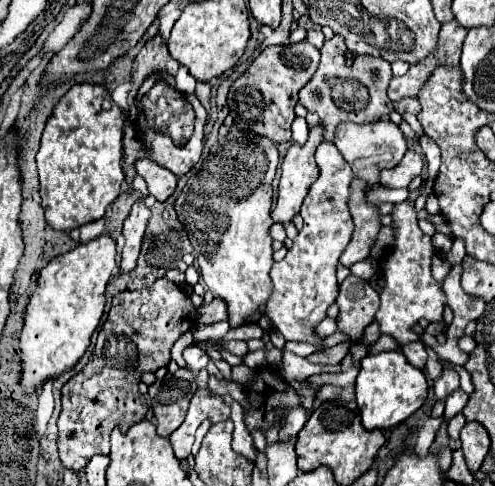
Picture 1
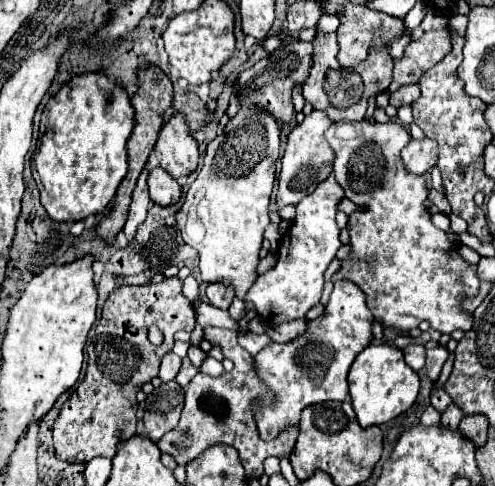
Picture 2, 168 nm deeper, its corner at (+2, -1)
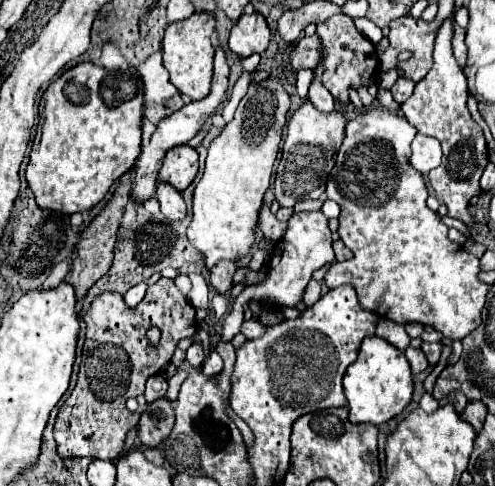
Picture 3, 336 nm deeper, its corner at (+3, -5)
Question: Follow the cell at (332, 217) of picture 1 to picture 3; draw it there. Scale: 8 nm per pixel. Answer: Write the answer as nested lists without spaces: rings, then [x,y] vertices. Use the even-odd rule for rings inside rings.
[[[302,211],[294,213],[288,219],[288,231],[286,235],[274,245],[270,255],[270,269],[268,279],[260,285],[246,287],[238,299],[244,303],[250,303],[252,299],[264,301],[268,299],[276,307],[296,307],[302,303],[302,295],[306,291],[306,285],[312,281],[312,273],[320,269],[326,263],[334,261],[334,249],[332,249],[332,233],[328,227],[328,219],[322,211]]]

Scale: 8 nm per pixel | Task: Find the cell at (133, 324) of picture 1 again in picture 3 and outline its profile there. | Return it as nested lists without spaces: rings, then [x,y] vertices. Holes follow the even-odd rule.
[[[160,279],[158,283],[150,285],[146,291],[146,297],[136,307],[128,307],[120,293],[102,293],[92,301],[86,313],[86,343],[82,347],[82,363],[80,363],[78,381],[72,395],[64,403],[70,409],[70,413],[58,413],[56,425],[54,425],[54,441],[58,445],[58,455],[62,459],[92,457],[92,459],[114,461],[122,453],[126,433],[132,427],[136,427],[140,419],[136,413],[130,413],[126,409],[126,401],[130,397],[142,395],[148,377],[156,375],[172,359],[176,343],[196,333],[198,327],[196,327],[194,315],[196,315],[194,307],[180,293],[174,279]],[[150,325],[156,325],[162,331],[160,347],[148,347],[146,331]]]

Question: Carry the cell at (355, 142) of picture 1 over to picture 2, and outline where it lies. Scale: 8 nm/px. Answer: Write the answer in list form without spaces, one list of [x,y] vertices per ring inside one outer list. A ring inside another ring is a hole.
[[[395,119],[387,123],[339,121],[327,129],[325,139],[337,153],[333,175],[339,181],[339,187],[345,191],[347,199],[361,207],[361,211],[349,215],[347,227],[351,235],[351,253],[341,261],[341,269],[335,273],[333,281],[351,279],[357,283],[367,295],[367,307],[375,319],[383,323],[383,327],[409,331],[421,321],[429,321],[429,325],[439,333],[453,333],[455,329],[469,331],[473,327],[473,313],[463,309],[463,299],[479,293],[477,265],[469,265],[459,255],[459,247],[447,239],[447,233],[431,223],[429,209],[425,207],[425,199],[429,195],[425,177],[407,173],[401,161],[401,149],[411,141],[407,127]]]

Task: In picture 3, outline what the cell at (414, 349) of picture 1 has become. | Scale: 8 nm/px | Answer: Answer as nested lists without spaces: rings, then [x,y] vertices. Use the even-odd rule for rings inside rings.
[[[408,347],[404,353],[406,353],[406,359],[408,359],[410,367],[412,367],[412,373],[422,373],[428,367],[428,361],[426,361],[426,357],[424,357],[424,353],[420,349]]]

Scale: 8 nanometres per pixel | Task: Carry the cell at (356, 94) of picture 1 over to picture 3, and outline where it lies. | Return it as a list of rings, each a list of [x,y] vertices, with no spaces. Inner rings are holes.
[[[332,15],[330,19],[326,19],[324,23],[320,23],[316,27],[316,33],[320,37],[322,43],[322,59],[318,65],[324,67],[322,73],[322,85],[334,95],[334,99],[344,105],[350,107],[350,87],[352,89],[360,89],[360,87],[370,87],[374,83],[378,83],[378,75],[380,75],[380,63],[378,63],[378,55],[376,55],[376,47],[374,43],[364,37],[362,33],[356,31],[352,19],[348,15]]]

